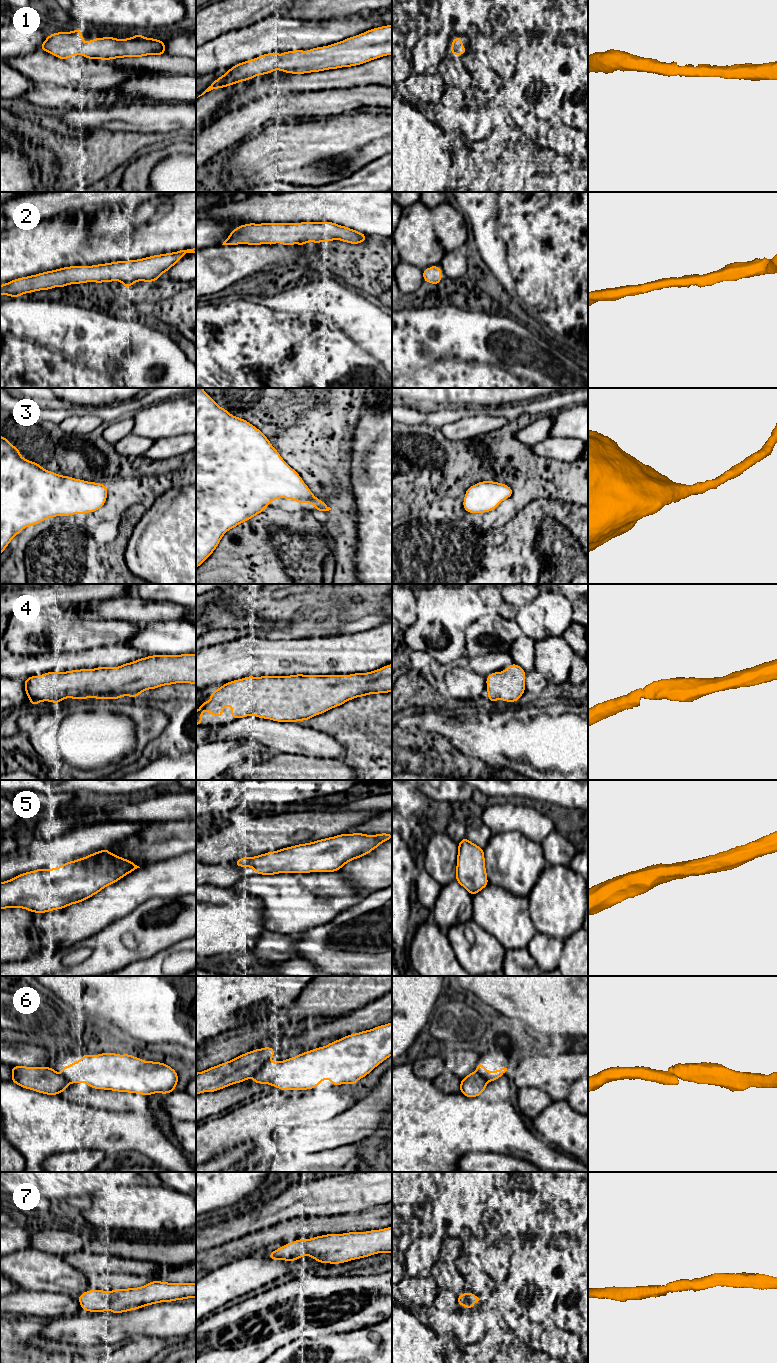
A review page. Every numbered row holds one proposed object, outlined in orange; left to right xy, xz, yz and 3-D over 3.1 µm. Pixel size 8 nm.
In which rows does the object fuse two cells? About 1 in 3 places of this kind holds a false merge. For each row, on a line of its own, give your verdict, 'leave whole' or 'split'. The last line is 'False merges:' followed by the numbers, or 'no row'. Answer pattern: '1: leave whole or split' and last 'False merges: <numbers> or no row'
1: leave whole
2: leave whole
3: leave whole
4: leave whole
5: leave whole
6: split
7: leave whole
False merges: 6

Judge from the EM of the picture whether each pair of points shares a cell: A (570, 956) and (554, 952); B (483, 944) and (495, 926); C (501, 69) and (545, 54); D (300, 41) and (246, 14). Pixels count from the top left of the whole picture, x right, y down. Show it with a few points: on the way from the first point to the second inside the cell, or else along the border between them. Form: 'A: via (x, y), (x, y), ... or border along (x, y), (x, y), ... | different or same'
A: border along (564, 943), (562, 955), (557, 965) | different
B: border along (472, 918), (489, 932), (505, 950) | different
C: border along (516, 55), (515, 73), (503, 83) | different
D: border along (275, 13), (266, 15), (251, 24), (236, 29) | different

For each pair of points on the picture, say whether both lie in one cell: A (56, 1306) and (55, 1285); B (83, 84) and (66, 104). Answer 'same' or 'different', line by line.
A: different
B: different

